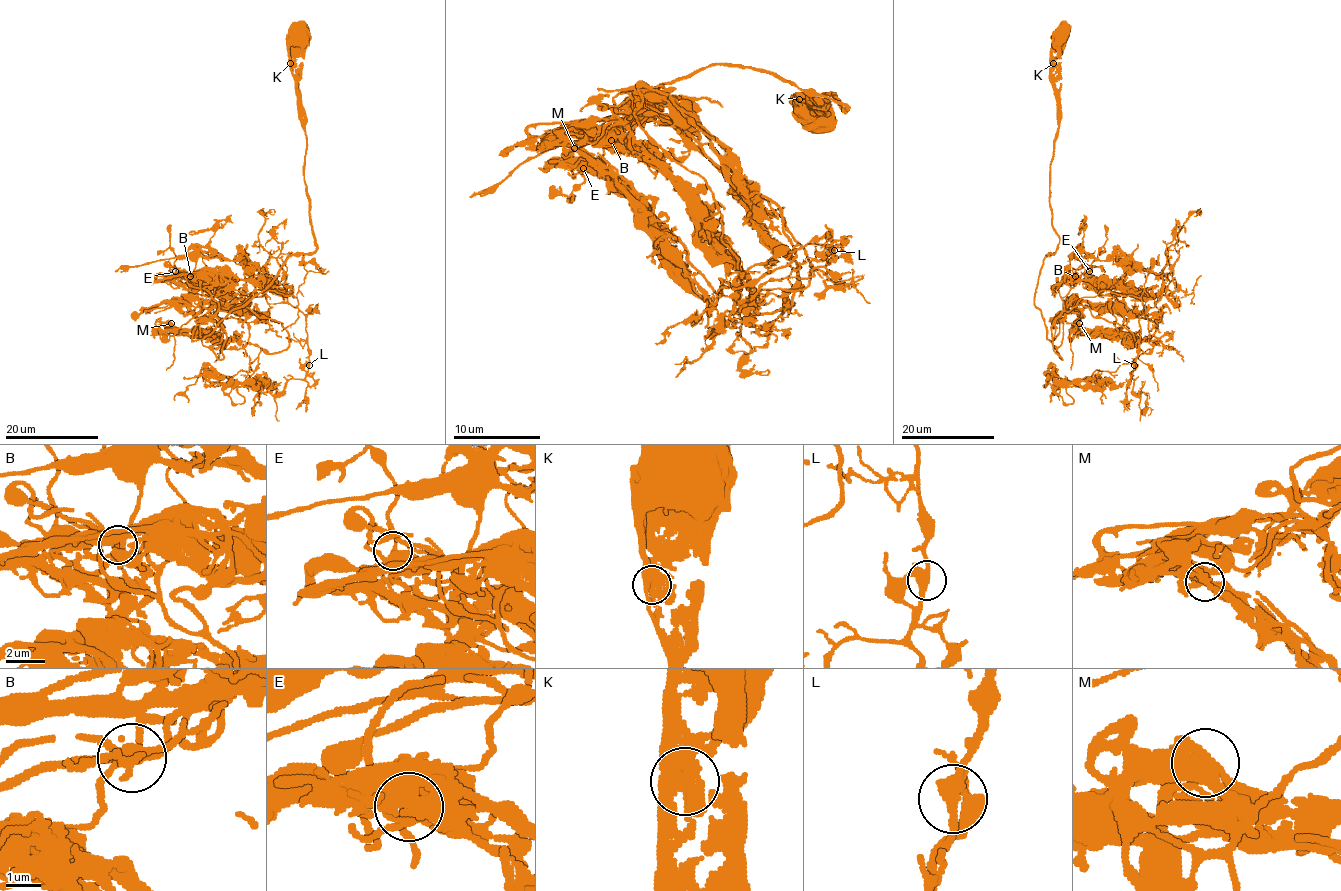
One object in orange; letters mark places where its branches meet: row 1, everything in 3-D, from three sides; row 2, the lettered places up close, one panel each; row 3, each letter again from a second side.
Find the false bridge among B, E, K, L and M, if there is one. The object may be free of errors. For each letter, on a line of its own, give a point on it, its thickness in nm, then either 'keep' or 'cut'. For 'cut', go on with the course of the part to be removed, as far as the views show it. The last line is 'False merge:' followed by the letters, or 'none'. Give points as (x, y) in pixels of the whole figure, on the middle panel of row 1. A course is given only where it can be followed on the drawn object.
B: (611, 140) | 220 nm | keep
E: (583, 168) | 400 nm | keep
K: (799, 99) | 360 nm | keep
L: (834, 250) | 320 nm | keep
M: (574, 148) | 400 nm | keep
False merge: none

